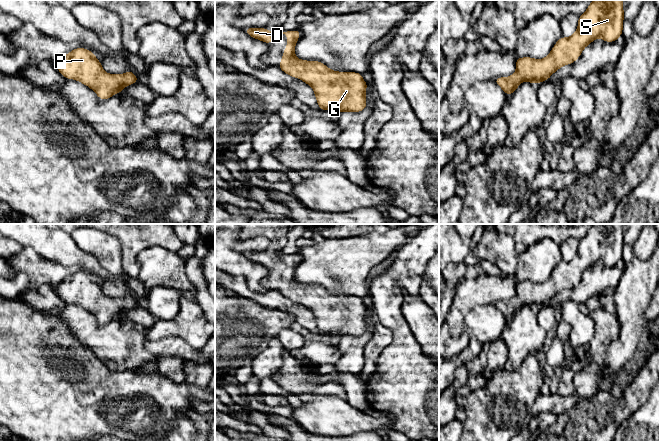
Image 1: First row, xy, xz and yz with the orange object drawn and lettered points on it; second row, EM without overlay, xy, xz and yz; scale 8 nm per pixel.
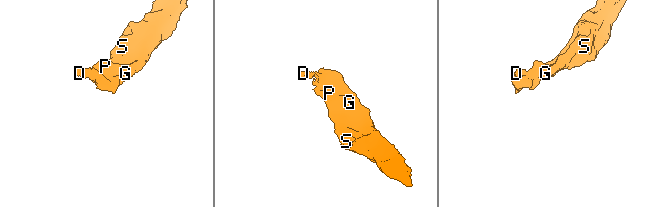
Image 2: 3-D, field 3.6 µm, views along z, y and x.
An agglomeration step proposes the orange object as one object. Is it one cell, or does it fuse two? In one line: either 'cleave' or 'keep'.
keep

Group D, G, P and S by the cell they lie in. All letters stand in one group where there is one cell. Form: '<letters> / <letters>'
D G P S

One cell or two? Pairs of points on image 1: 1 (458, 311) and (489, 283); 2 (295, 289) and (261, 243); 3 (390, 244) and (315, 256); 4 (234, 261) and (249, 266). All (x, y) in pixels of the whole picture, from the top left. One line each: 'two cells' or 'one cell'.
1: one cell
2: two cells
3: one cell
4: one cell

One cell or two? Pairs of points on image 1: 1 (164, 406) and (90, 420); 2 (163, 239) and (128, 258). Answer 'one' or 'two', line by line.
1: one
2: one

